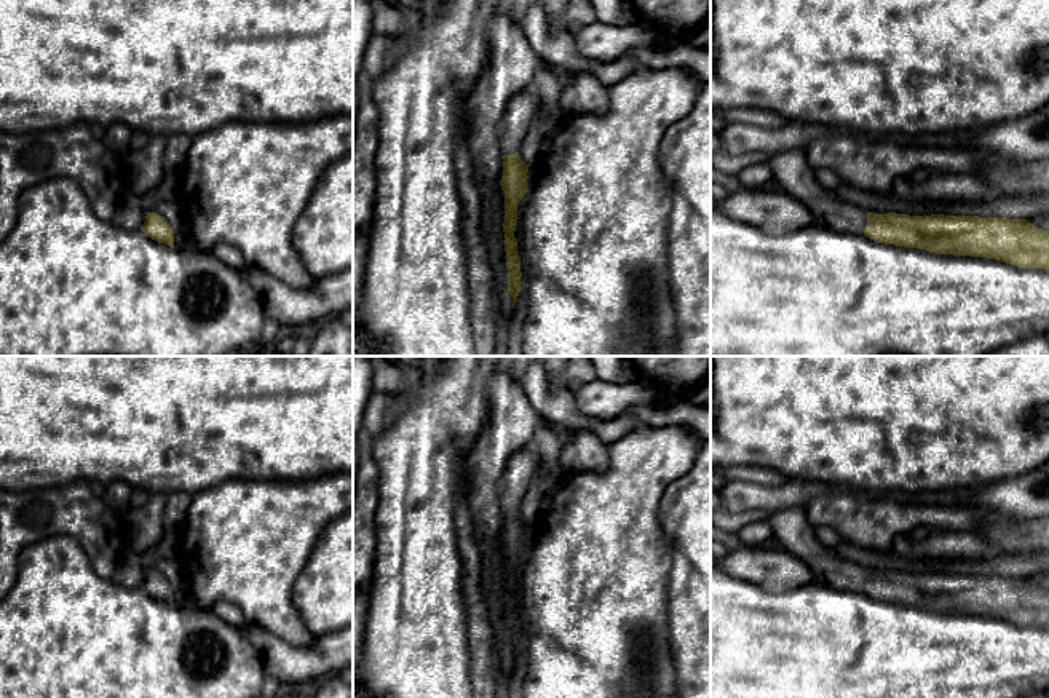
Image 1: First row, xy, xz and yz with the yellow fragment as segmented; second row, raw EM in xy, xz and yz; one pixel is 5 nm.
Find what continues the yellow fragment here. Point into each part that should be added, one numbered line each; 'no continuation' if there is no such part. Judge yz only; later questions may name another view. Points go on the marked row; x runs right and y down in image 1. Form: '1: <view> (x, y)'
1: yz (791, 170)

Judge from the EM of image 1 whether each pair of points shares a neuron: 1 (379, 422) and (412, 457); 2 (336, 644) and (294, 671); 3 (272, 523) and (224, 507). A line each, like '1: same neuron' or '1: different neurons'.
1: different neurons
2: same neuron
3: same neuron

